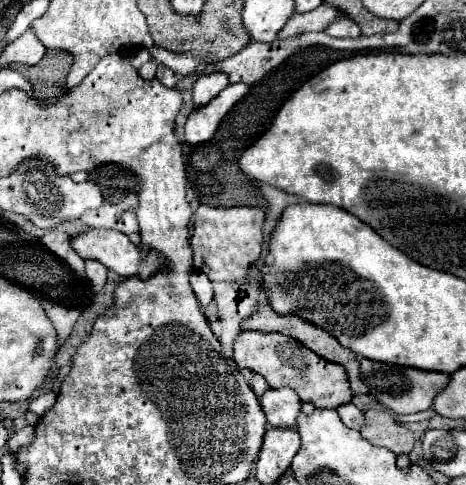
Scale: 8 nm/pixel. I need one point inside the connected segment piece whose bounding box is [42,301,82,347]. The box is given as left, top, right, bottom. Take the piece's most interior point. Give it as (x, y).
(63, 318)

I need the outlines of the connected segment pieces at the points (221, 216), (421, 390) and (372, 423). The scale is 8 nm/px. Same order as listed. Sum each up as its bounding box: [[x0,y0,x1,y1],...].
[[194,205,264,283],[360,359,448,413],[360,409,414,455]]

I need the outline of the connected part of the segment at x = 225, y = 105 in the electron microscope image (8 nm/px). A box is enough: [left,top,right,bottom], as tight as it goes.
[186,83,248,145]

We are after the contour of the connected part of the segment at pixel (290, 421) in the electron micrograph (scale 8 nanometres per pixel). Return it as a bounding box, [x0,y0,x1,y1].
[260,387,300,427]

